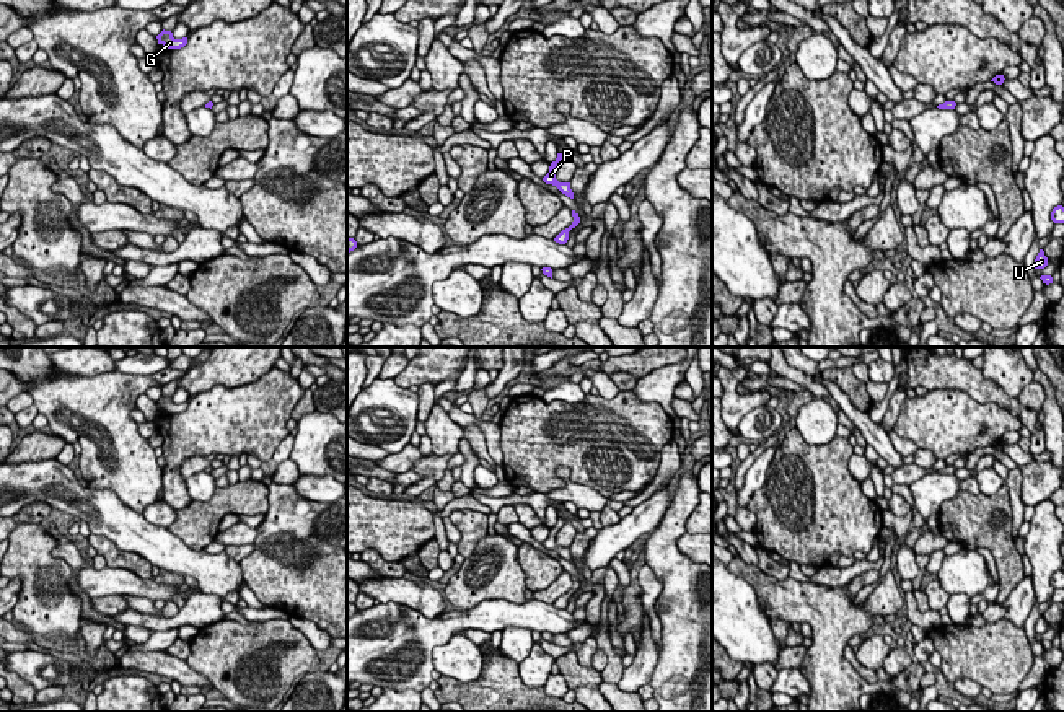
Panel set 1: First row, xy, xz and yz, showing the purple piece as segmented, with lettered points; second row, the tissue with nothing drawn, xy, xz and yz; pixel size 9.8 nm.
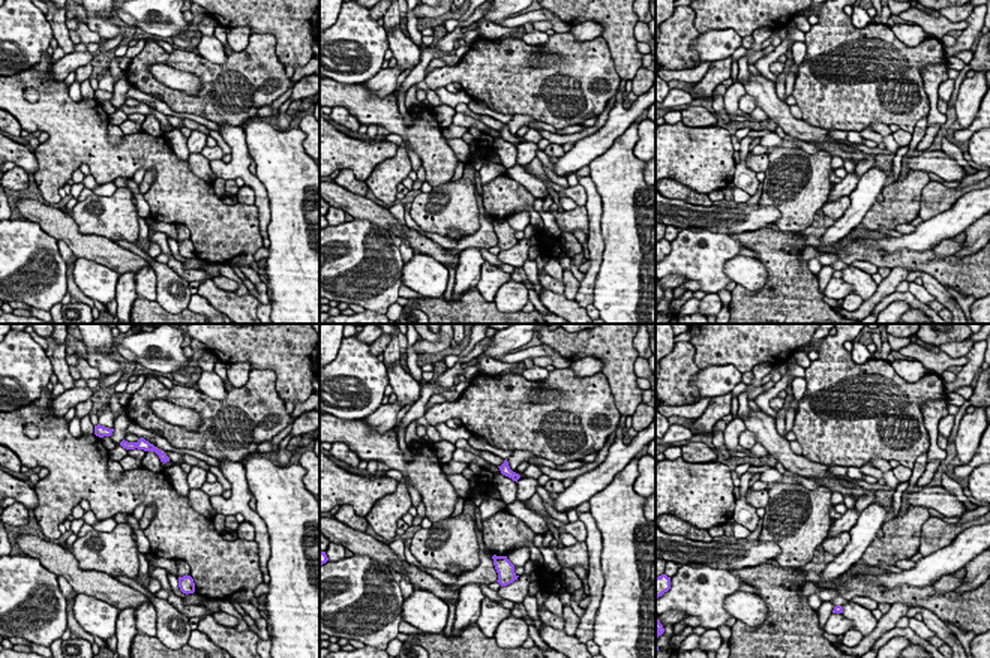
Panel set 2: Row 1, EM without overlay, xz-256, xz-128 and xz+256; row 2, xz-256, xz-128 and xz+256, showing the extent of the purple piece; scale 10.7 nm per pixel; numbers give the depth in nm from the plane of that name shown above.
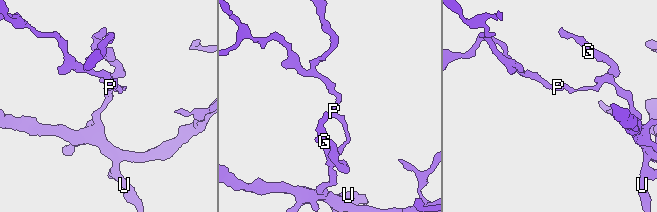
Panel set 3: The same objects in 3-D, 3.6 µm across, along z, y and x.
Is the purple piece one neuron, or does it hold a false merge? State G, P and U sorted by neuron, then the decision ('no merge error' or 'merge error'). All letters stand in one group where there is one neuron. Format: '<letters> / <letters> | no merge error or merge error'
G U / P | merge error

